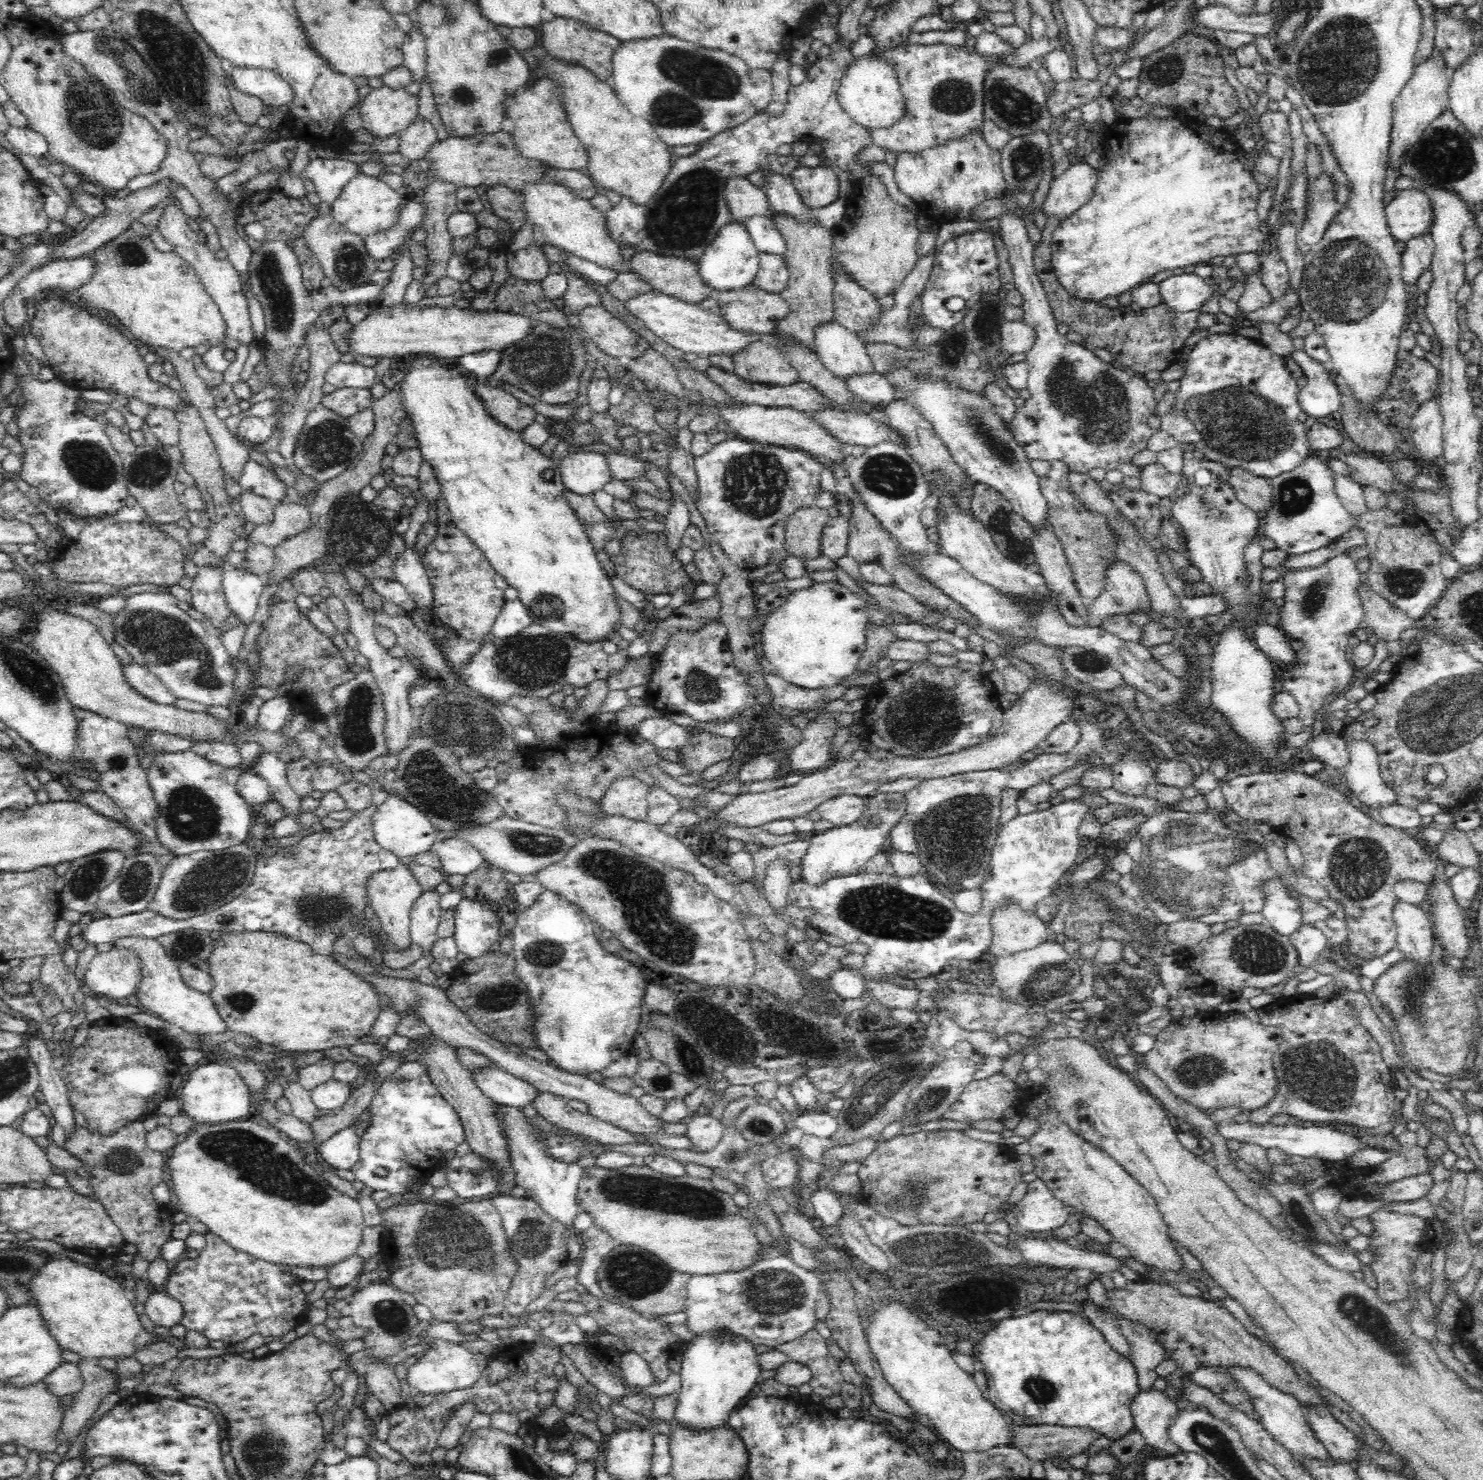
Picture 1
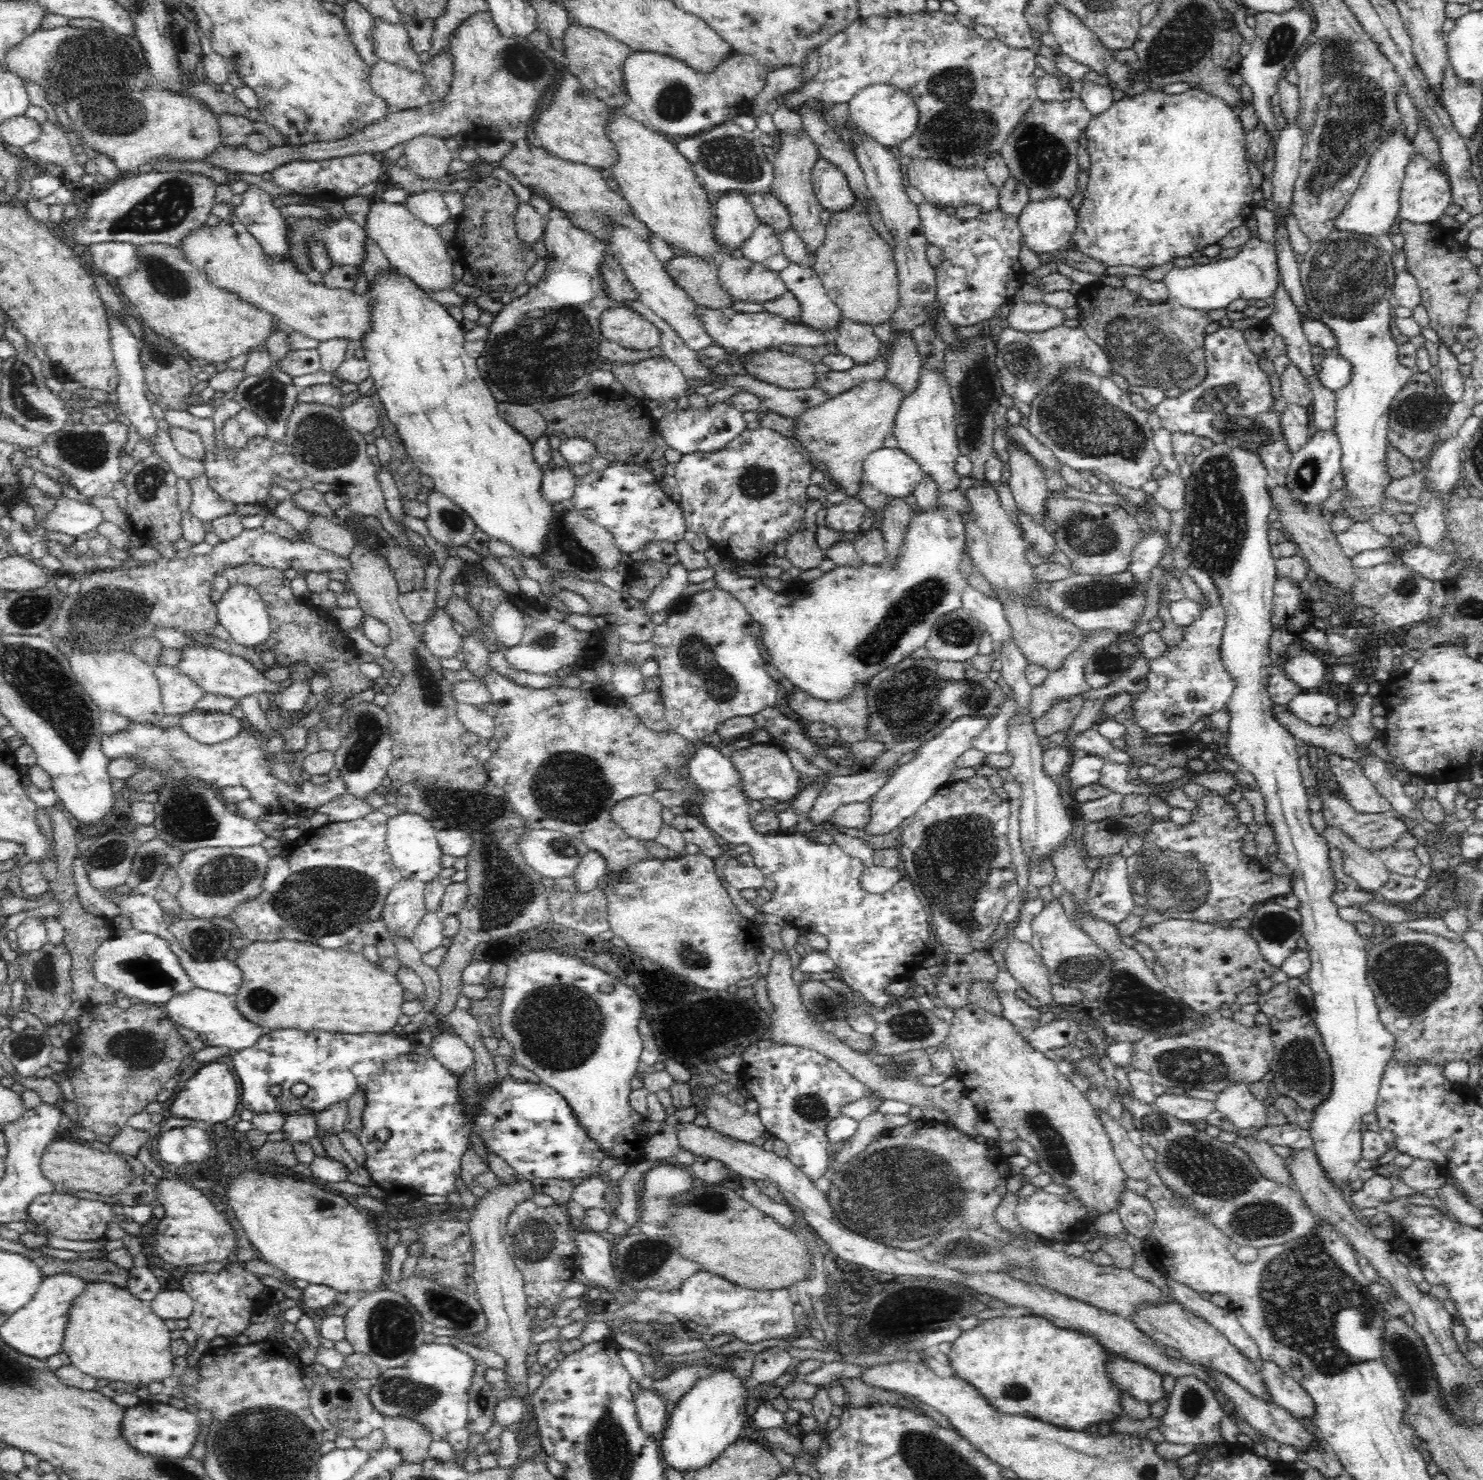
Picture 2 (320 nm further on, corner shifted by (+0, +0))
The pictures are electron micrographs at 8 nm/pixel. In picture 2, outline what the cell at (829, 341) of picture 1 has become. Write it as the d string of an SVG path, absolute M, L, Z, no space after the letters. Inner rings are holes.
M789 261L789 265L780 271L778 276L785 282L787 290L798 299L801 306L800 317L803 324L820 333L829 333L830 329L839 324L843 317L840 307L836 306L828 296L822 279L818 276L818 273L814 272L812 266L804 267L804 265Z

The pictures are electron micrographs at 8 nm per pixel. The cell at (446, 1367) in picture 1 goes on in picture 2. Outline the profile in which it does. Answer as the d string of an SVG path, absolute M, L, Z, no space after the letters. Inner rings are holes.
M422 1344L410 1356L410 1359L400 1368L386 1369L373 1381L370 1388L369 1400L383 1417L406 1417L419 1422L439 1440L445 1440L452 1446L454 1452L464 1452L468 1448L468 1408L469 1388L472 1384L477 1364L466 1352L458 1350L451 1344Z

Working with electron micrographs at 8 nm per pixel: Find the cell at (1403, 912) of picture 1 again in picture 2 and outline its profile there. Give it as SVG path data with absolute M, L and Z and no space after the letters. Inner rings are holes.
M1327 826L1323 831L1323 837L1330 846L1340 850L1344 873L1358 883L1358 888L1380 894L1380 888L1388 884L1390 878L1390 871L1385 866L1384 859L1358 846L1340 827Z

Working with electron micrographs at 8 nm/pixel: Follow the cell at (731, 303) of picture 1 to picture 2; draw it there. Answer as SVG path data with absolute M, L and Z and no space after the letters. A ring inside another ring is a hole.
M740 255L723 256L717 261L718 278L732 300L763 304L781 297L787 291L778 273Z

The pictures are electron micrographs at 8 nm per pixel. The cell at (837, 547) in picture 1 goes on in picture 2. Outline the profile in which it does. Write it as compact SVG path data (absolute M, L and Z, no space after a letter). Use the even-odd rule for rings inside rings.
M846 497L842 504L826 508L826 527L838 532L861 532L867 507L858 497Z

